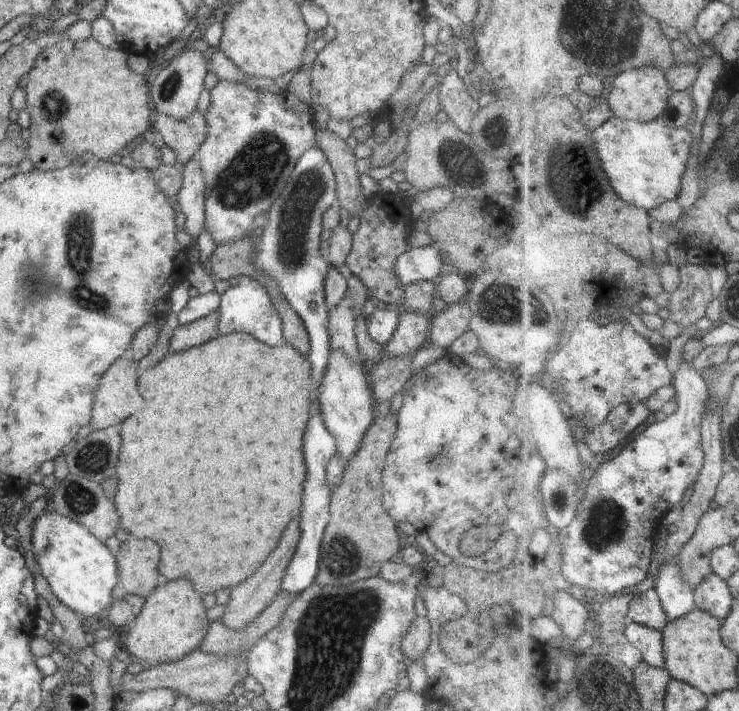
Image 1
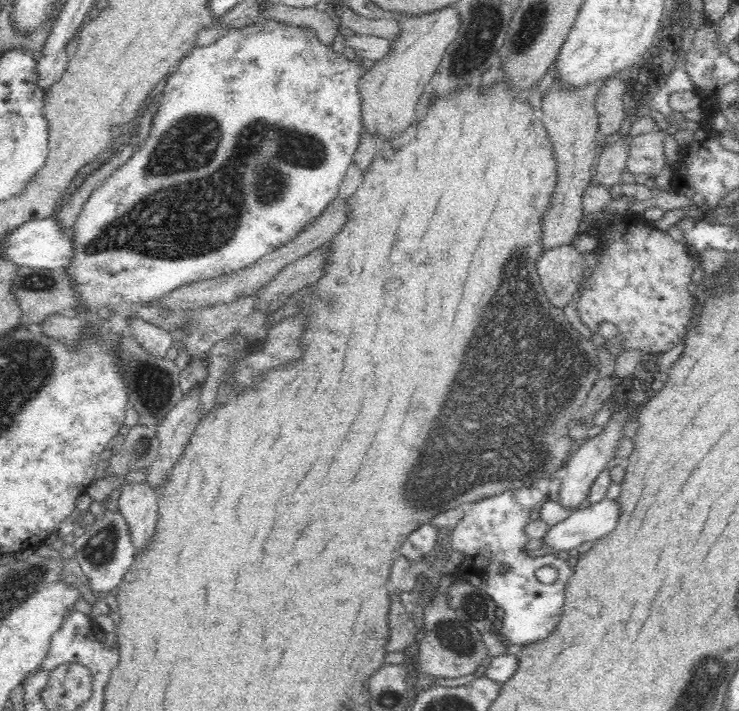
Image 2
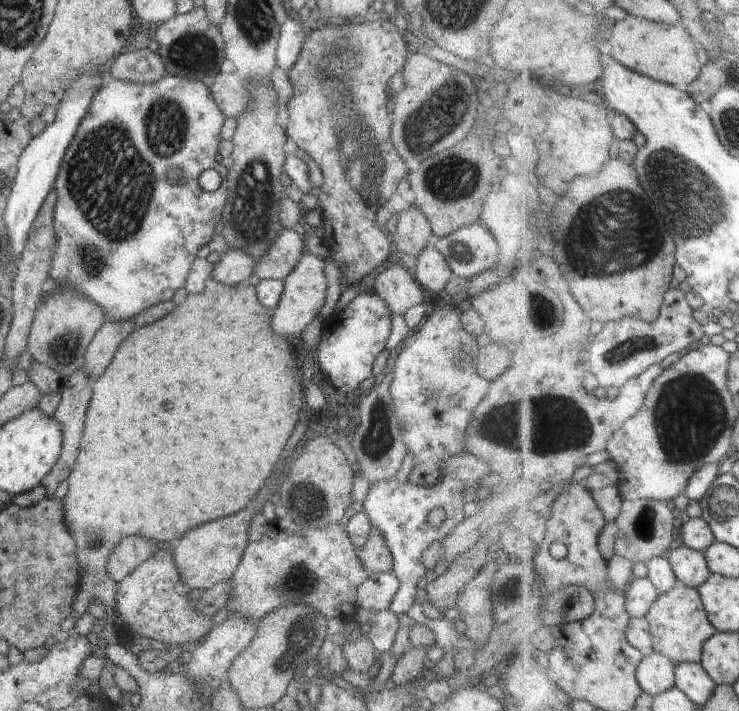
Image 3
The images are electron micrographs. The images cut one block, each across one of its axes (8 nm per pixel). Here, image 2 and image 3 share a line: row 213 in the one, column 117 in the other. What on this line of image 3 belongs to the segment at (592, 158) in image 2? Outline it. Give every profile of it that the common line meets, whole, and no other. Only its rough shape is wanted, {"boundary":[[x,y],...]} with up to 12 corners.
{"boundary":[[128,536],[106,562],[108,576],[119,583],[150,560],[158,544]]}

